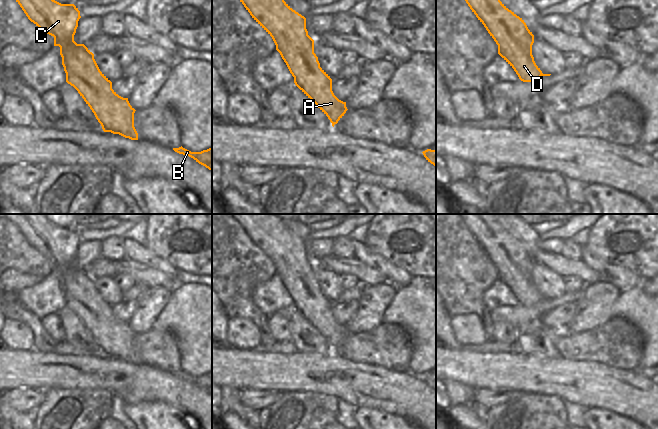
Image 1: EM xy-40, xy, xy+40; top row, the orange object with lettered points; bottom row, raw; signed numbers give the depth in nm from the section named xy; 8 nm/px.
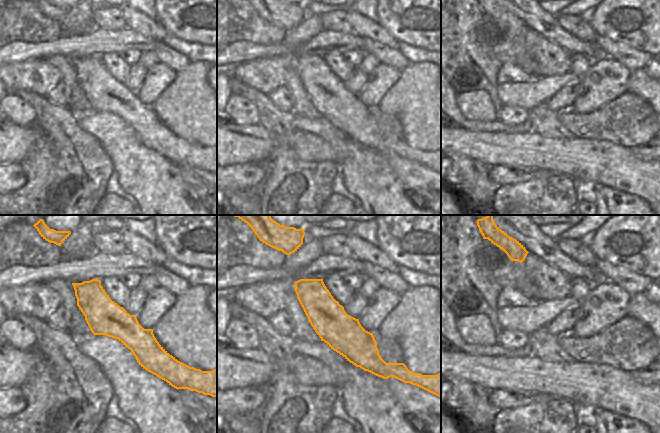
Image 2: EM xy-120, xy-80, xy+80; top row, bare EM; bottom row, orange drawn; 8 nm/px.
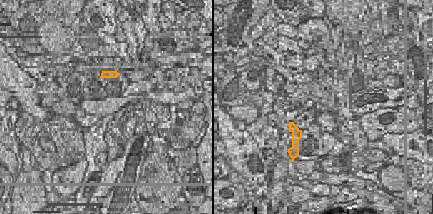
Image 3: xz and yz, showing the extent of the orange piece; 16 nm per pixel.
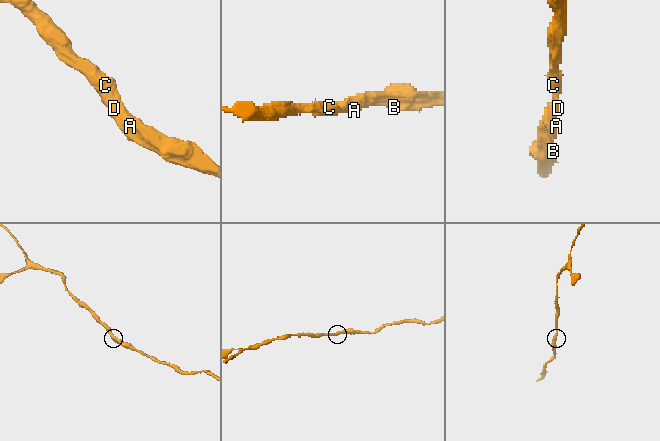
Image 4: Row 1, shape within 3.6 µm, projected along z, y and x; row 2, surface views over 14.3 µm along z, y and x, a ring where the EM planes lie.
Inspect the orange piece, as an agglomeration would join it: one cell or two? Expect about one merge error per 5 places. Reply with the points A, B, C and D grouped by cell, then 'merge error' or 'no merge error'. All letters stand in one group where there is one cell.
A B C D; no merge error

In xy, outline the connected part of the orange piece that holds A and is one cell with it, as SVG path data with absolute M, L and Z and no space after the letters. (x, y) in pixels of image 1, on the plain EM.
M230 214L238 221L252 242L272 261L276 274L280 277L290 297L294 301L295 309L328 341L332 350L344 340L348 334L346 326L339 324L332 315L332 303L320 291L318 281L314 277L314 264L308 259L306 242L293 234L281 220L274 214Z

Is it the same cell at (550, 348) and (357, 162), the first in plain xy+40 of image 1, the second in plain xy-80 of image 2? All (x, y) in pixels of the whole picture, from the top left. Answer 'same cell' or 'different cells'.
different cells

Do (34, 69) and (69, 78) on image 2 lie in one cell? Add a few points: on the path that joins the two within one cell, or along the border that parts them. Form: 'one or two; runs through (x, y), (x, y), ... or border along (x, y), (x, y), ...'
two; border along (45, 60), (58, 70), (63, 80)

